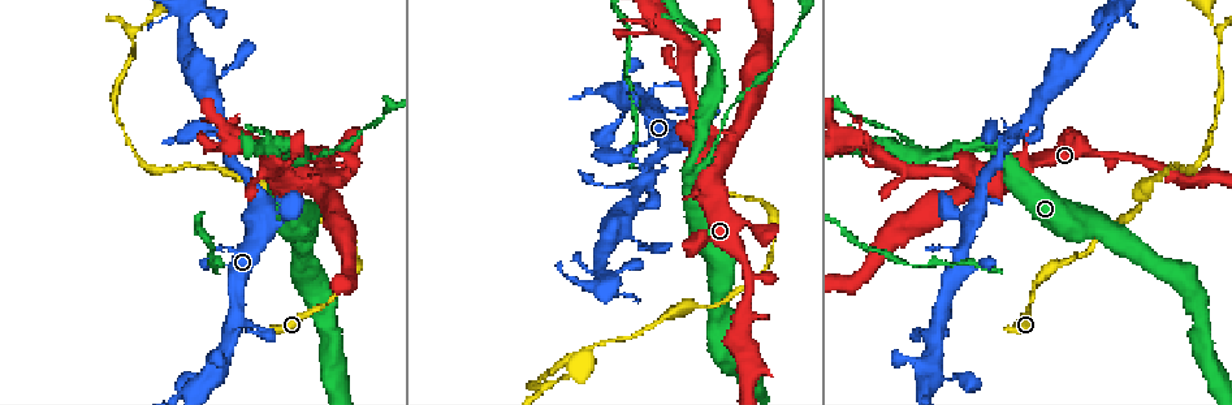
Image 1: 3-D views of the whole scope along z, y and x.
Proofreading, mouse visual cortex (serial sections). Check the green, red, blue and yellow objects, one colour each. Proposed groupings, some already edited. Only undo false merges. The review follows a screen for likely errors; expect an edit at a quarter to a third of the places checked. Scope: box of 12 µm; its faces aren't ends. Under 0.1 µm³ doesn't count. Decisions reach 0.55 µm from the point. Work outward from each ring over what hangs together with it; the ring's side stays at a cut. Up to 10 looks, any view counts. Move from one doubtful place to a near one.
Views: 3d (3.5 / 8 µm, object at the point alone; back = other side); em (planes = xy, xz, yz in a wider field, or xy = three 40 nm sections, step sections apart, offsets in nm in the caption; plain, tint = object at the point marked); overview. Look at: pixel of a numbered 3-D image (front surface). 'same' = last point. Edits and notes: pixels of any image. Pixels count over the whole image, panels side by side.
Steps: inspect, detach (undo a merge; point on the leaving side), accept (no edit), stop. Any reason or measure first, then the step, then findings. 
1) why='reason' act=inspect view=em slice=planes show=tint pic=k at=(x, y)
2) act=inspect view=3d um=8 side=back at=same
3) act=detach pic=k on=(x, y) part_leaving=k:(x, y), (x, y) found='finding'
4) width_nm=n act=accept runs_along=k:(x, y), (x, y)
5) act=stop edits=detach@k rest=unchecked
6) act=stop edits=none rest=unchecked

why='thick turns thin' act=inspect view=em slice=xy step=5 show=tint pic=1 at=(288, 213)

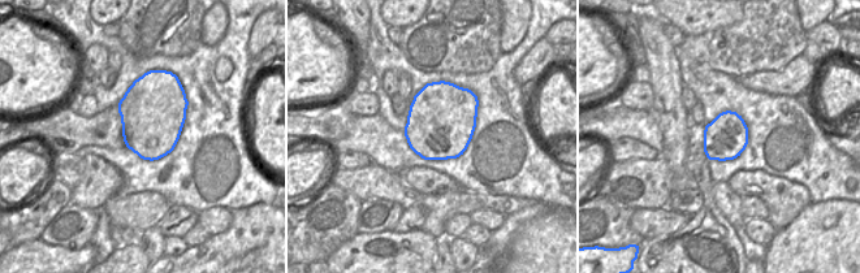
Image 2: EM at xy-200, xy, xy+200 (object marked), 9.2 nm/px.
act=inspect view=3d um=3.5 at=same

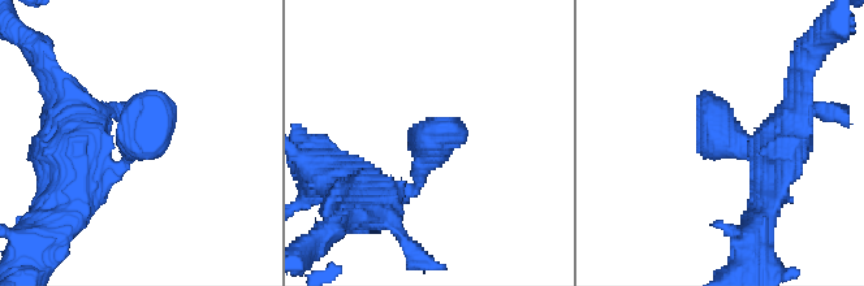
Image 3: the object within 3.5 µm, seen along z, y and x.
act=accept runs_along=3:(77, 172), (117, 168), (165, 95) found='one cell here'

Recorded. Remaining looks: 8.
why='abrupt turn' act=inspect view=3d um=3.5 pic=1 at=(1006, 162)

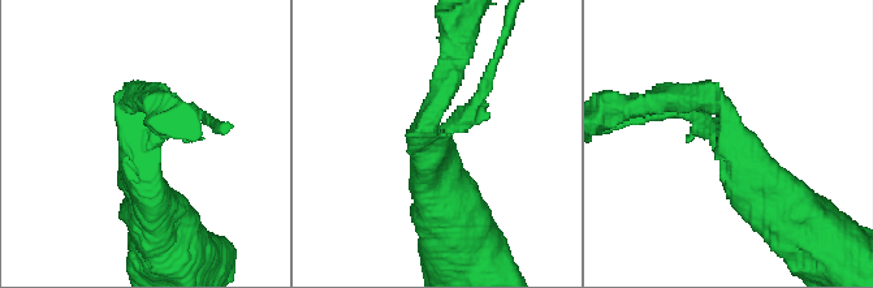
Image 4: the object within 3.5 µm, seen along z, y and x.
why='need the tissue' act=inspect view=em slice=planes show=tint pic=4 at=(433, 146)

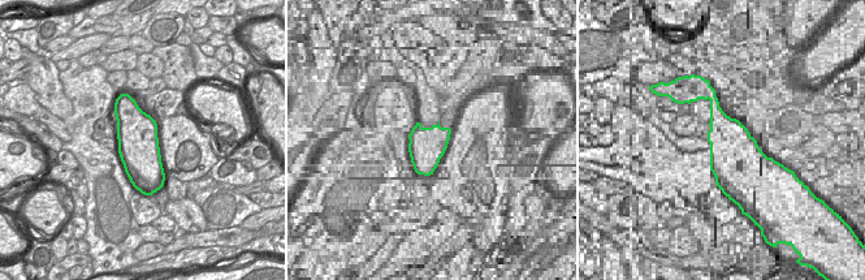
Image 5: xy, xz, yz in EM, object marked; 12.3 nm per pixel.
arms=3 arm_widths_nm=200,300,500 act=detach pic=4 on=(690, 111) part_leaving=4:(730, 129), (711, 98), (631, 106) found='two cells meet here'

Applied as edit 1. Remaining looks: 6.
why='looks like a crossing' act=inspect view=3d um=3.5 pic=1 at=(1115, 17)

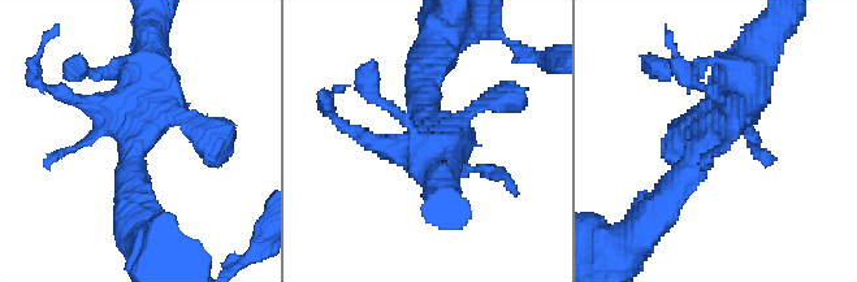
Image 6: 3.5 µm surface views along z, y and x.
act=inspect view=em slice=xy step=1 show=tint pic=6 at=(135, 140)

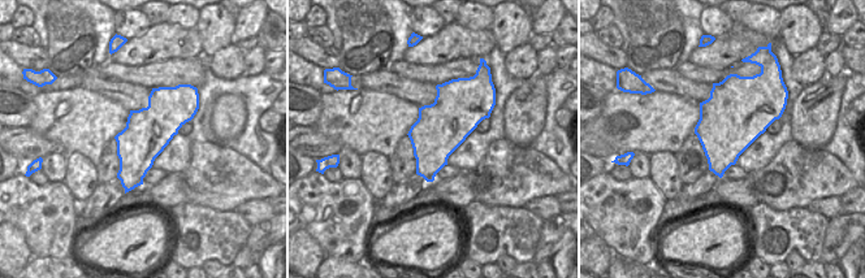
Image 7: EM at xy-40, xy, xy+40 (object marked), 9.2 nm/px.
act=accept runs_along=6:(656, 209), (728, 117), (719, 98) found='continuous, no second cell'

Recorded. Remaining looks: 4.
why='two arms in line, one across' act=inspect view=3d um=3.5 pic=1 at=(146, 25)

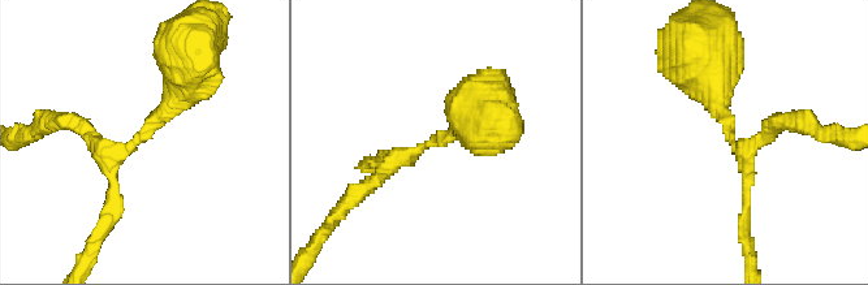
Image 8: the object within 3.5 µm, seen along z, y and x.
arms=3 arm_widths_nm=150,200,300 why='now the EM' act=inspect view=em slice=xy step=3 show=tint pic=8 at=(431, 142)

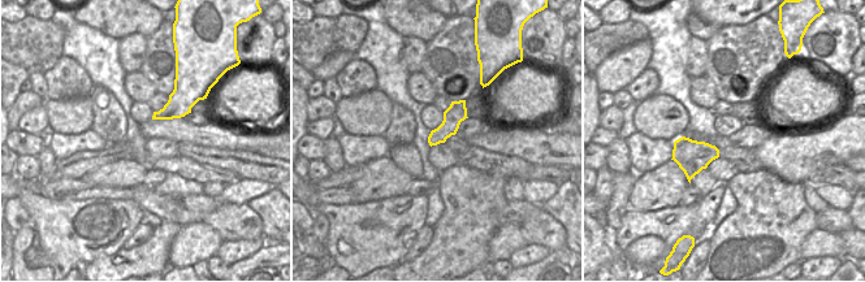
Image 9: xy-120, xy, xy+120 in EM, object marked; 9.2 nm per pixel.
act=accept runs_along=8:(108, 211), (112, 159), (185, 70) found='one cell here'

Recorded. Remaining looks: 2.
act=stop edits=detach@4 rest=unchecked

